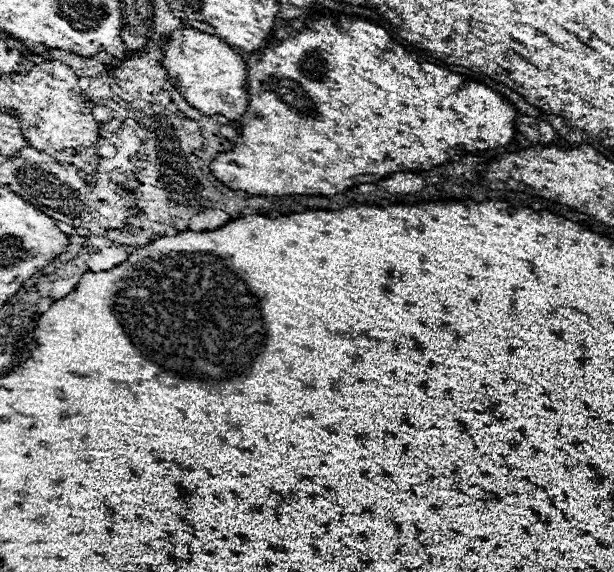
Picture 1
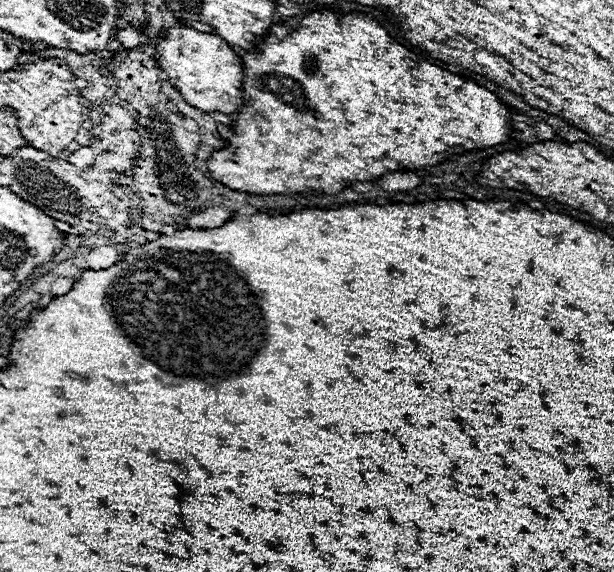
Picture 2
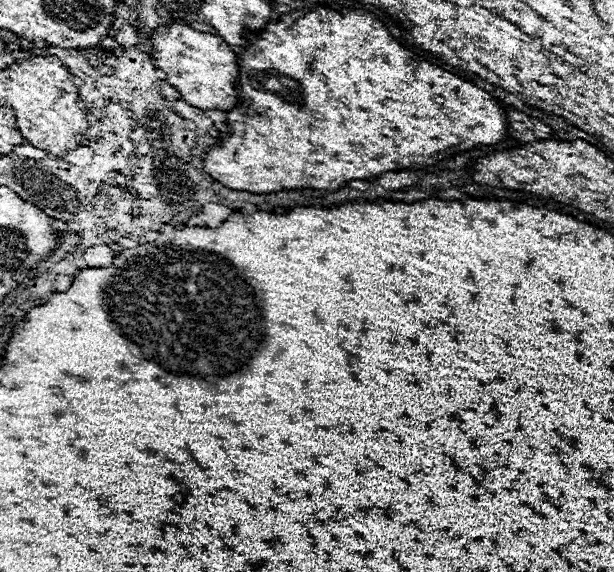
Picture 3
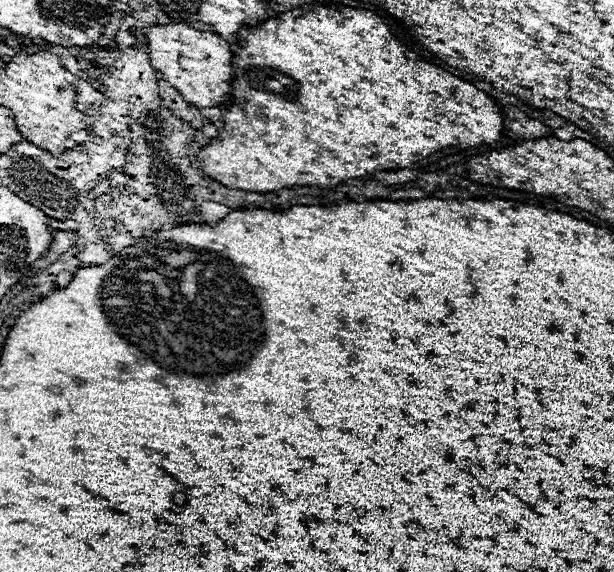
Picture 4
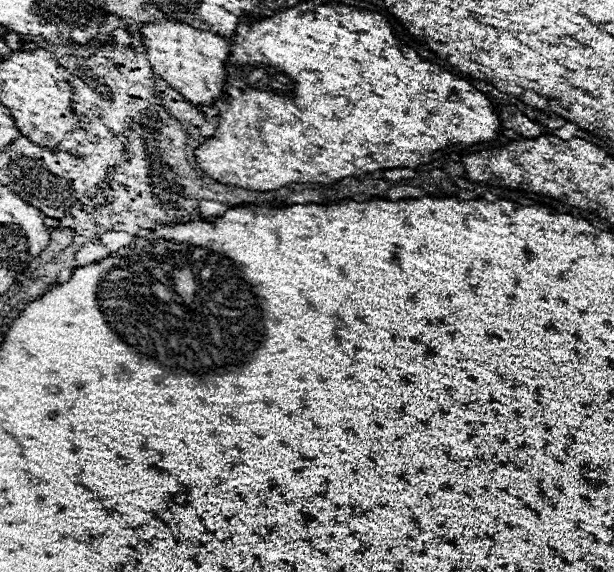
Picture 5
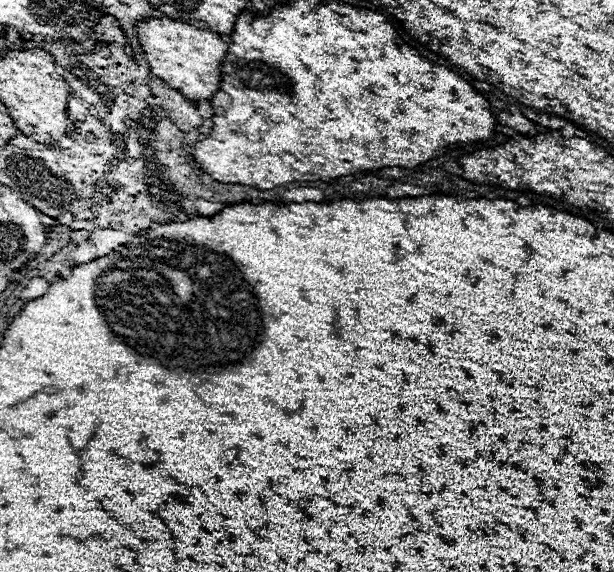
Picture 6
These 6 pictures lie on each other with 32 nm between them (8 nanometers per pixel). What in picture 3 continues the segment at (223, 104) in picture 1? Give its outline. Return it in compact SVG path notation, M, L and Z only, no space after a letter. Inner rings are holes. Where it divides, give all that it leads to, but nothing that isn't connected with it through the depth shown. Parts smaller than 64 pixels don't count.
M172 24L152 30L150 42L154 50L152 64L166 74L168 84L174 86L190 106L196 106L200 110L220 108L226 112L236 106L236 54L230 50L224 38L208 32L198 32L186 24Z

